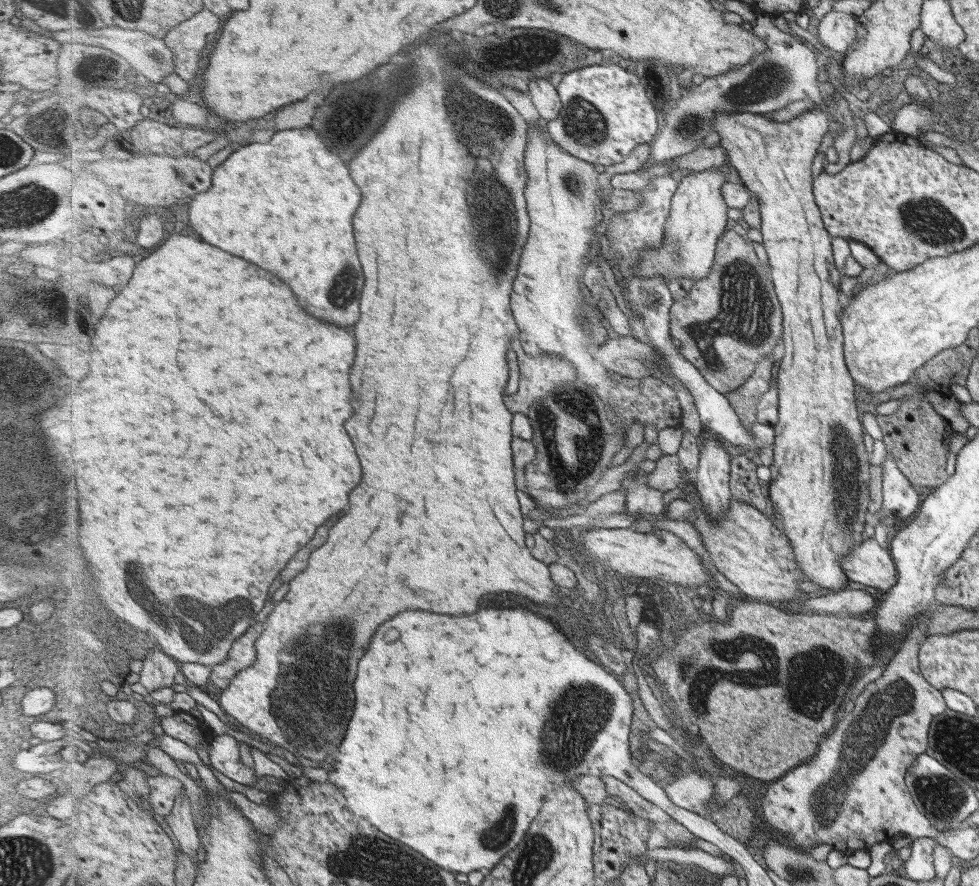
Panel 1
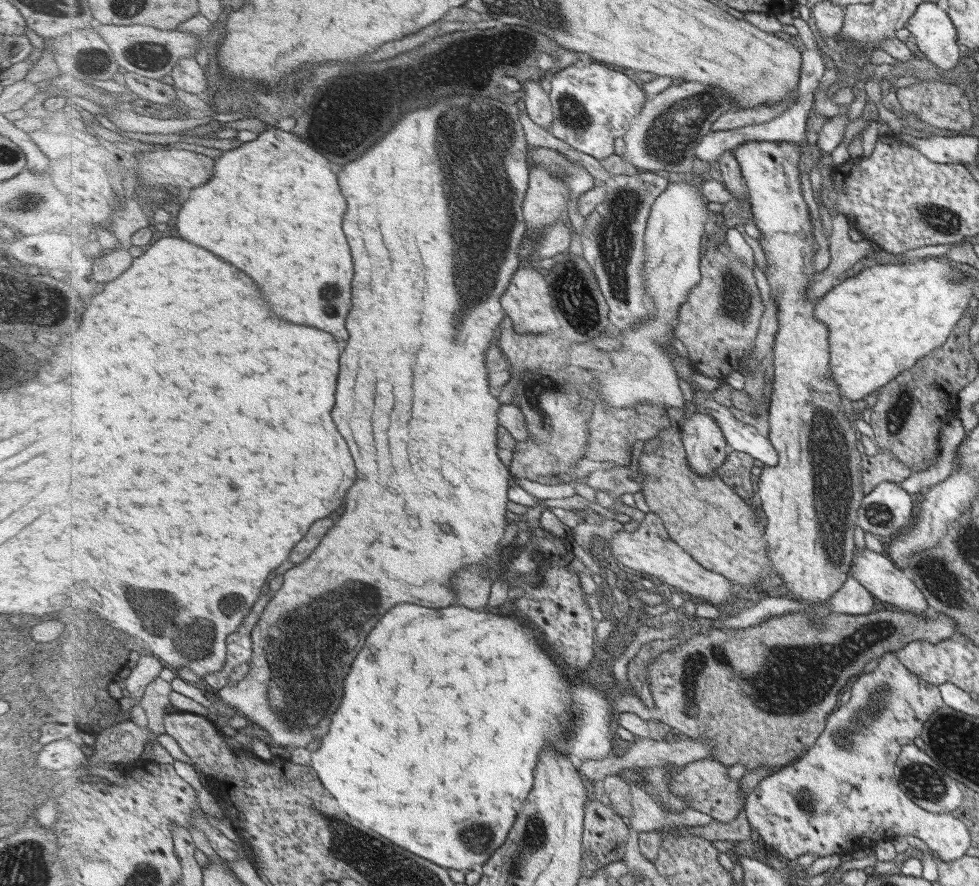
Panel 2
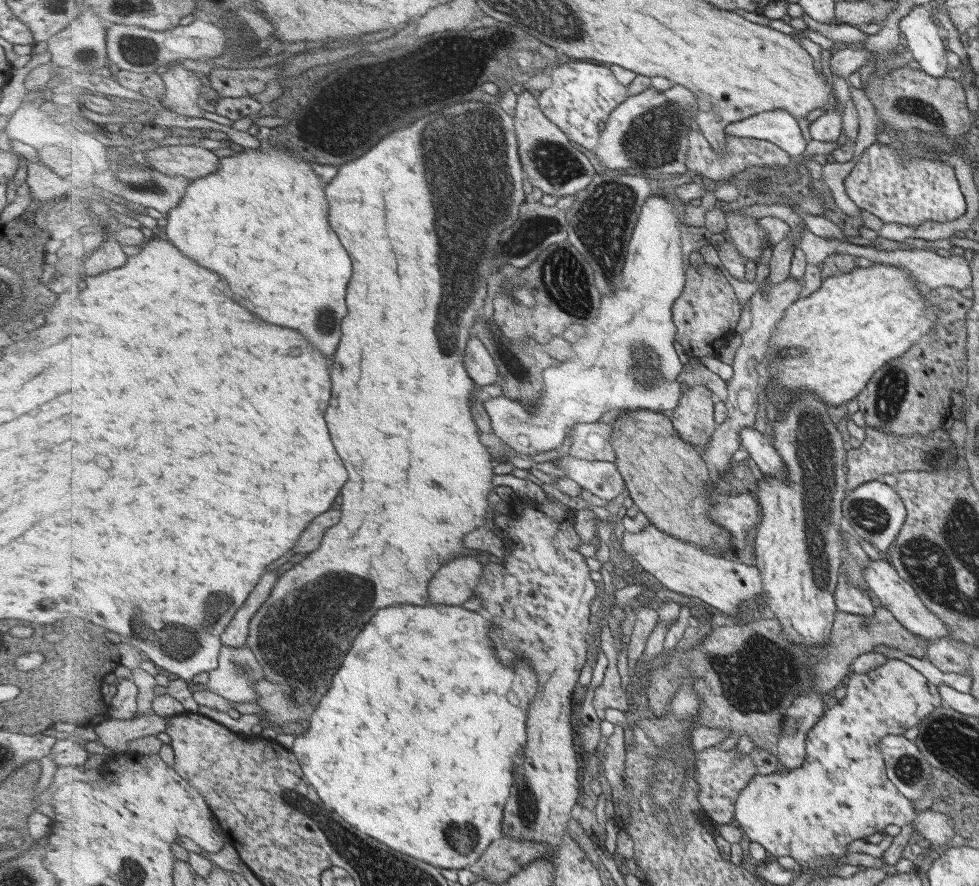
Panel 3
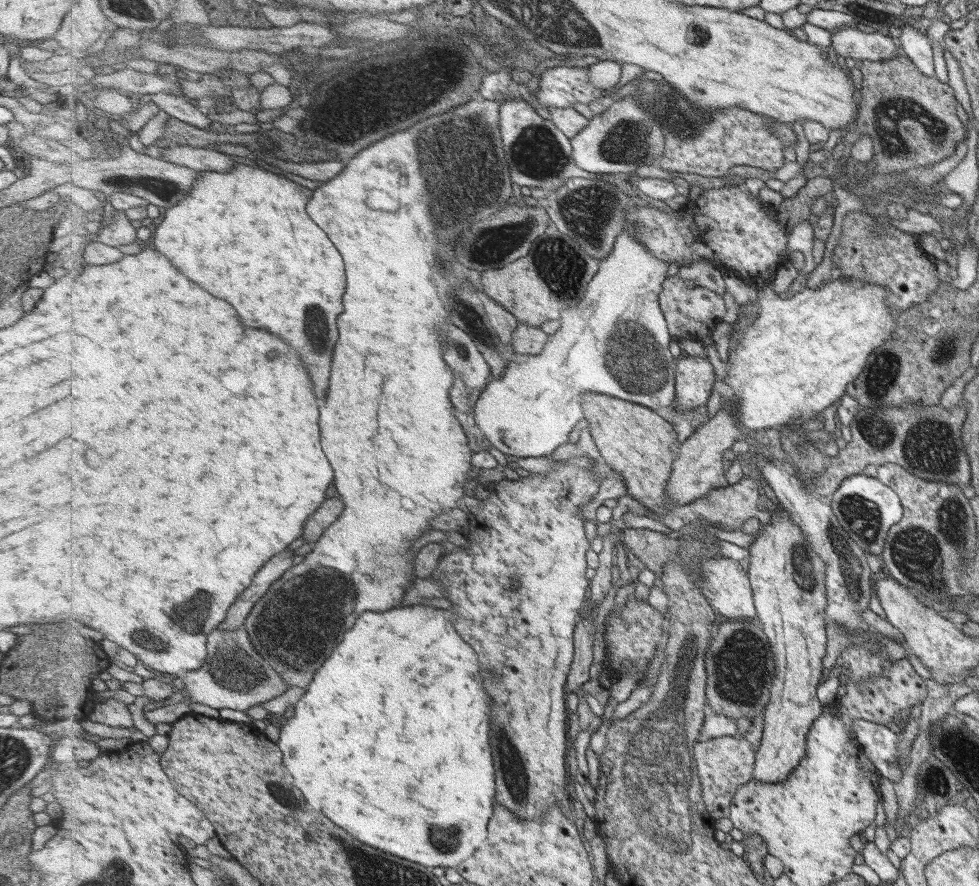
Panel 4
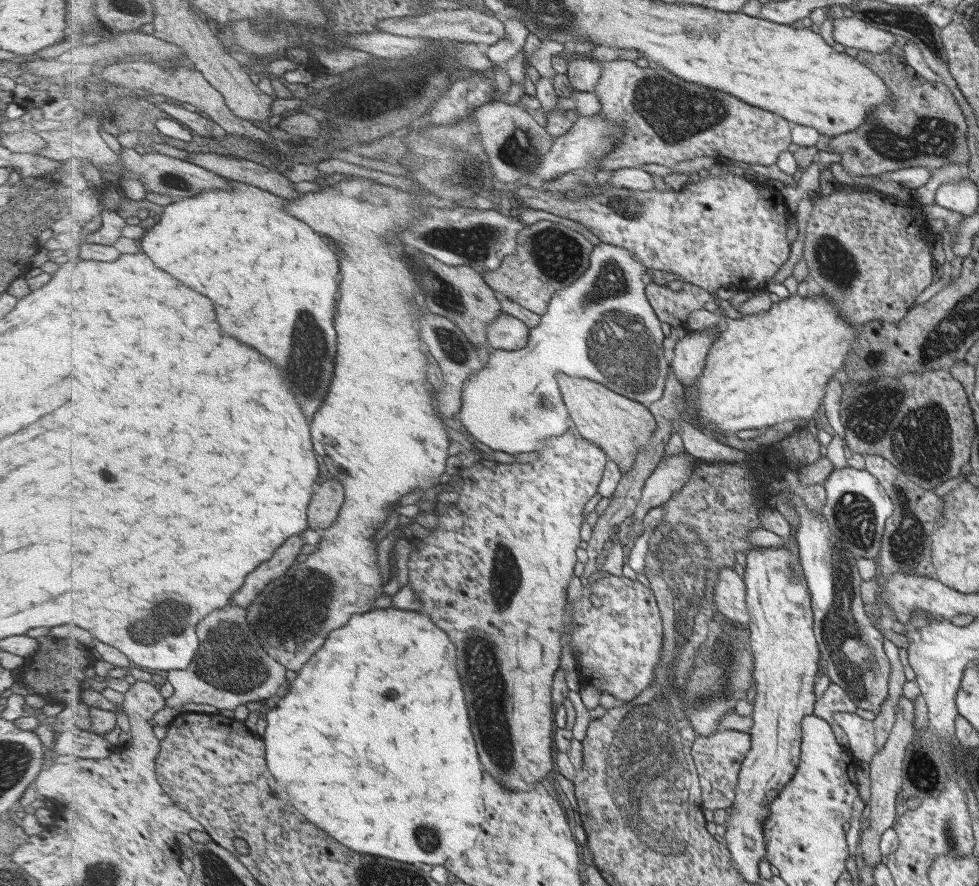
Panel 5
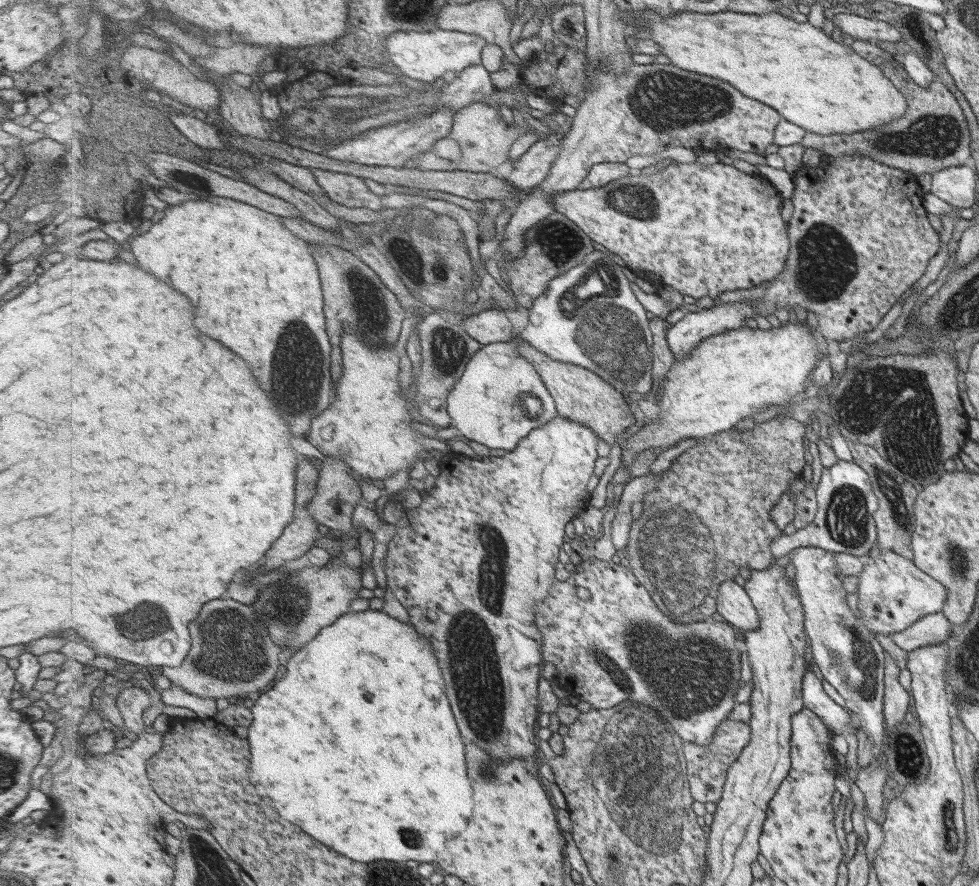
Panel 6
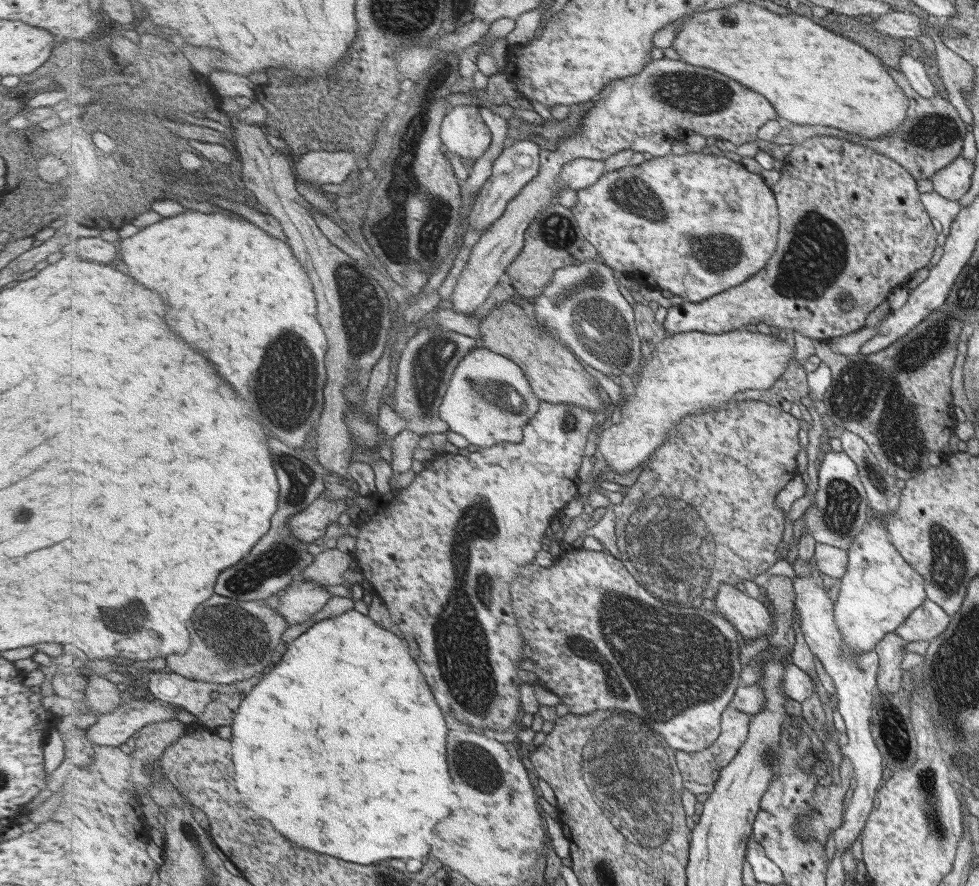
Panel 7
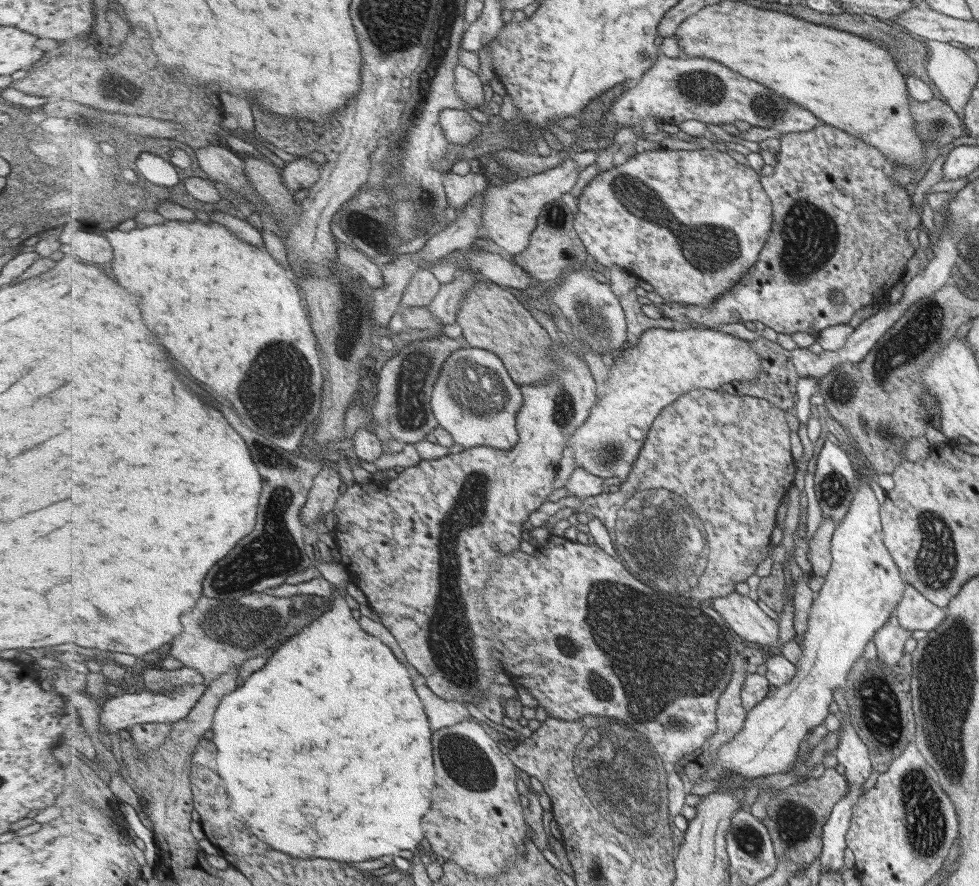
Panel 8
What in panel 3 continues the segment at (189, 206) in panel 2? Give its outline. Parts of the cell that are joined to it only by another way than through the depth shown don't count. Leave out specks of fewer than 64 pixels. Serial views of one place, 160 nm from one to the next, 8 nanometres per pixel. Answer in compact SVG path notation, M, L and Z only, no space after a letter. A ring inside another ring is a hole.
M261 128L255 133L260 142L258 149L245 149L240 153L235 153L232 156L221 158L219 168L214 173L209 174L205 178L192 180L188 186L183 201L179 207L171 210L169 215L165 217L167 220L167 238L179 248L183 250L183 254L191 256L193 260L197 260L201 266L207 266L209 270L219 272L235 290L235 294L241 298L241 302L255 314L259 314L261 318L265 318L271 324L279 324L279 326L287 326L287 328L297 328L301 330L311 344L315 344L323 354L331 356L337 352L337 346L341 342L341 320L347 316L347 284L351 282L351 274L355 274L353 262L345 250L345 246L341 244L339 236L335 234L335 230L329 226L329 202L327 202L327 194L325 194L325 186L321 182L321 178L315 172L311 163L301 157L301 154L290 148L281 148L281 150L271 144L271 130Z

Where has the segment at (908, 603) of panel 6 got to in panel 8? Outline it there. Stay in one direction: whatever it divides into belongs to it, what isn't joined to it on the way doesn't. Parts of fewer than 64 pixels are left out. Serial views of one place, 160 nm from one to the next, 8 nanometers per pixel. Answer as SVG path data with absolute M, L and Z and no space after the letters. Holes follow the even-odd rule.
M858 478L858 487L847 514L839 524L835 524L832 532L830 542L832 563L824 576L825 582L813 594L813 601L807 613L807 631L799 644L801 657L793 668L795 675L791 676L789 683L769 690L763 700L746 712L745 721L739 733L735 734L731 742L717 750L715 754L718 756L714 762L708 762L710 775L705 772L706 779L713 777L720 780L731 773L755 778L791 770L797 758L799 742L814 726L823 723L828 713L829 703L832 701L833 690L843 689L847 674L859 658L857 654L863 652L869 638L873 638L875 631L885 624L896 609L904 591L903 582L901 582L902 576L899 576L901 571L891 558L890 551L885 550L885 543L881 542L879 507L880 504L875 499L873 491L863 484L861 478Z

